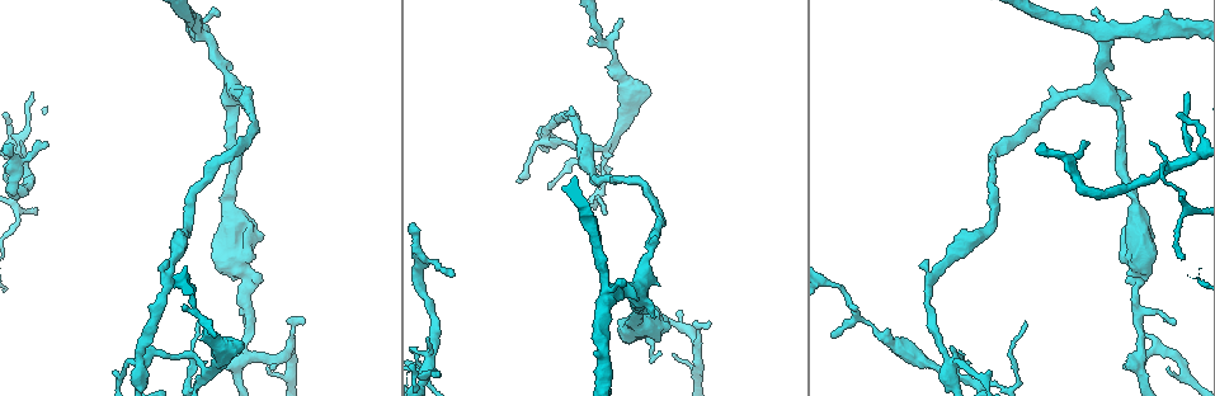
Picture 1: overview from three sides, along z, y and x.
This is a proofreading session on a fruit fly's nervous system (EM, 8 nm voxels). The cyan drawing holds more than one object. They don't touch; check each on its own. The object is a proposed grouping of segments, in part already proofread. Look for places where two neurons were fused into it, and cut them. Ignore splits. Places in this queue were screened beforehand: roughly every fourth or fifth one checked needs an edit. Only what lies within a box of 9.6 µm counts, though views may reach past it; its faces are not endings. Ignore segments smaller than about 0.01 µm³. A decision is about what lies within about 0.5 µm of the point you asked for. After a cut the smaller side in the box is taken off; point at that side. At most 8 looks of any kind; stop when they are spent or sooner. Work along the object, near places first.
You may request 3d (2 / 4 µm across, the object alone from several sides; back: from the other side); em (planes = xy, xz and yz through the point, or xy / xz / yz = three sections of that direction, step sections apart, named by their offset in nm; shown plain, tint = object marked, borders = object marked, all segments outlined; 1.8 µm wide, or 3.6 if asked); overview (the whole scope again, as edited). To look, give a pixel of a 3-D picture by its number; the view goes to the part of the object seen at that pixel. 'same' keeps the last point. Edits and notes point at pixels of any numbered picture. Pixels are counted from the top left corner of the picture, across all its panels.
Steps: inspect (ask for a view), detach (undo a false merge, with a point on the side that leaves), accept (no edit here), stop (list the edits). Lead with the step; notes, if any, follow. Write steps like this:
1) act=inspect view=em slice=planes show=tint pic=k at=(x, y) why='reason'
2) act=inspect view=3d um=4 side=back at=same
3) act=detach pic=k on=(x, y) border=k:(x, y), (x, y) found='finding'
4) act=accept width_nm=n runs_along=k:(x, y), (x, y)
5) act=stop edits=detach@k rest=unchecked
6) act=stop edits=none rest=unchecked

act=inspect view=em slice=planes show=tint pic=1 at=(171, 266)

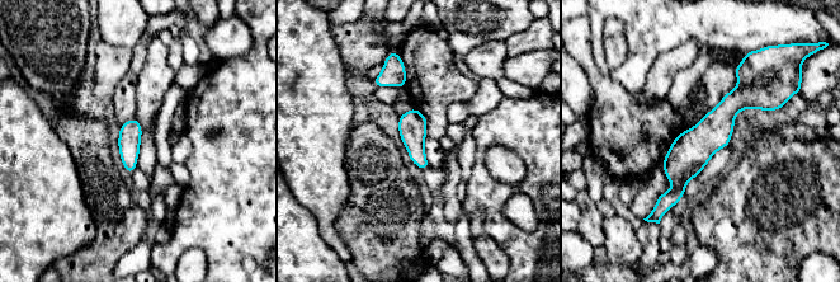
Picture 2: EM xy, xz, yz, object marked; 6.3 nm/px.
act=accept runs_along=2:(742, 76), (664, 206) found='one neuron here'

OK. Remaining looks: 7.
act=inspect view=3d um=2 pic=1 at=(610, 296) why='abrupt turn'

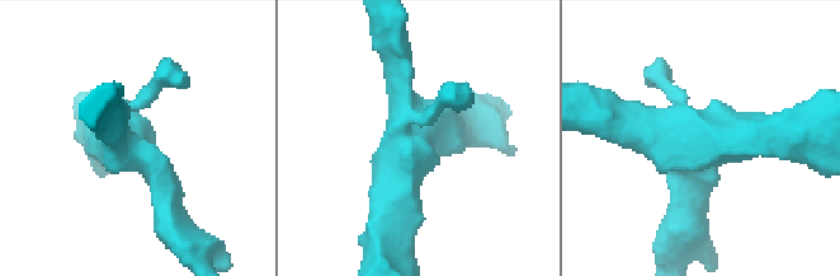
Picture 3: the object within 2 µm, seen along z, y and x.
act=inspect view=em um=3.6 slice=planes show=tint pic=3 at=(425, 126)

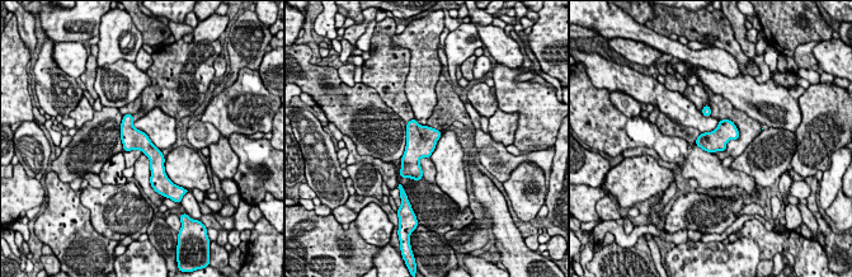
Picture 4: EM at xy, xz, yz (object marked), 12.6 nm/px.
act=accept runs_along=4:(127, 117), (155, 156), (154, 177) found='one neuron here'

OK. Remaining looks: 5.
act=inspect view=3d um=2 pic=1 at=(1172, 167)

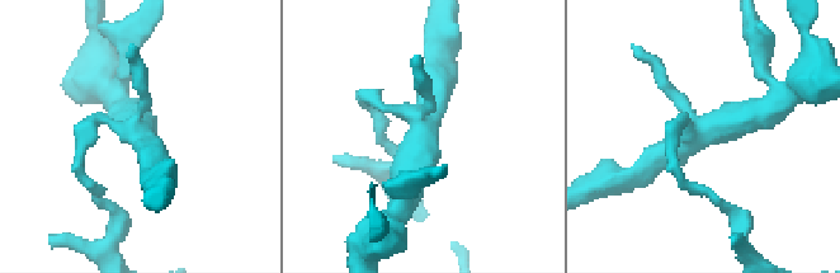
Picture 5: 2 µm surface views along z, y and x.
act=inspect view=em slice=planes show=tint pic=5 at=(704, 126) why='shape alone is not enough'

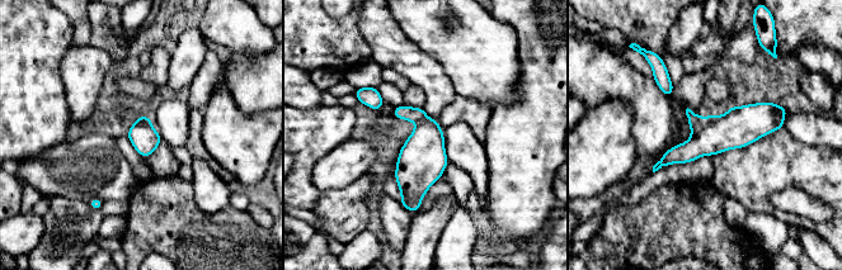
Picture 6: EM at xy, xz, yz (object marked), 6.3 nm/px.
act=detach pic=6 on=(695, 121) border=6:(705, 118), (700, 129), (690, 140) found='two neurons meet here'

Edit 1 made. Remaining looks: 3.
act=stop edits=detach@6 rest=unchecked

